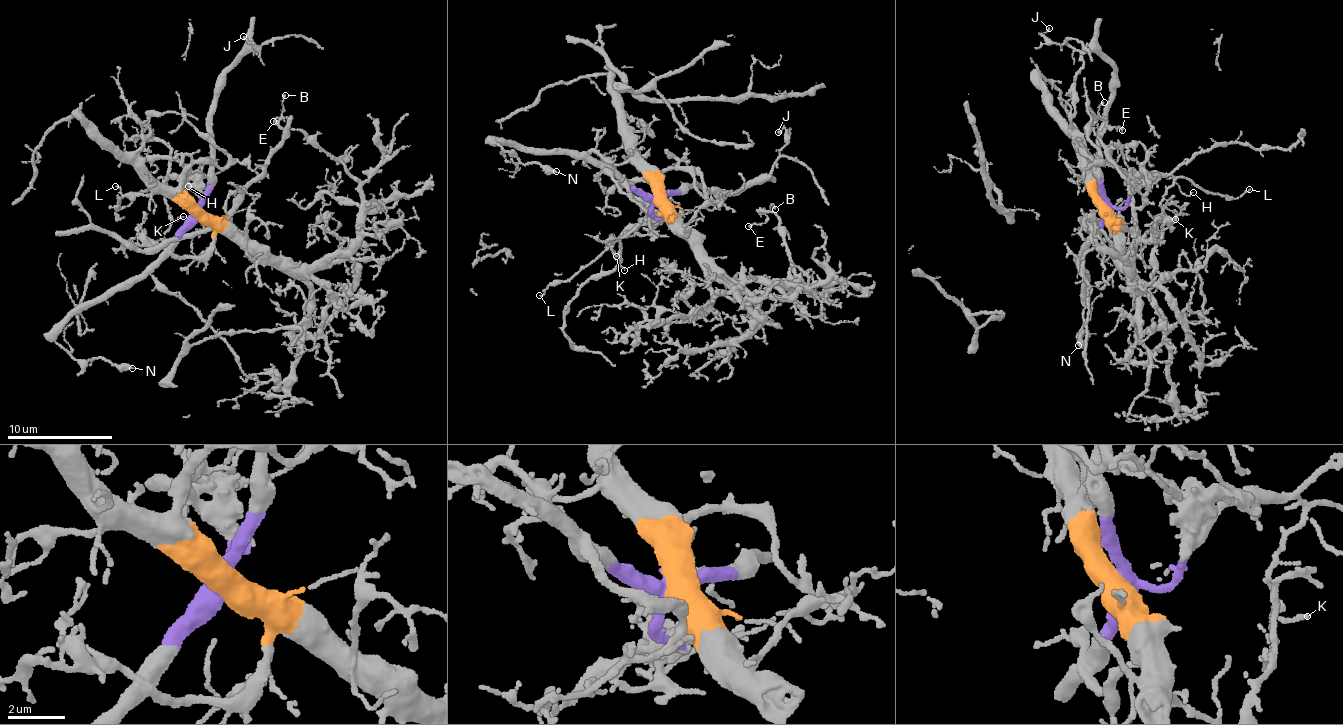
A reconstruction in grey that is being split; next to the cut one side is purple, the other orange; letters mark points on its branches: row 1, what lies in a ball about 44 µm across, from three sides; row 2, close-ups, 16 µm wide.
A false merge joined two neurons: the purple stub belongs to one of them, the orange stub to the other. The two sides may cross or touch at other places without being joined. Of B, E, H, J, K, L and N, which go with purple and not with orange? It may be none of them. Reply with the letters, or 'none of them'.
H, J, K, L, N

